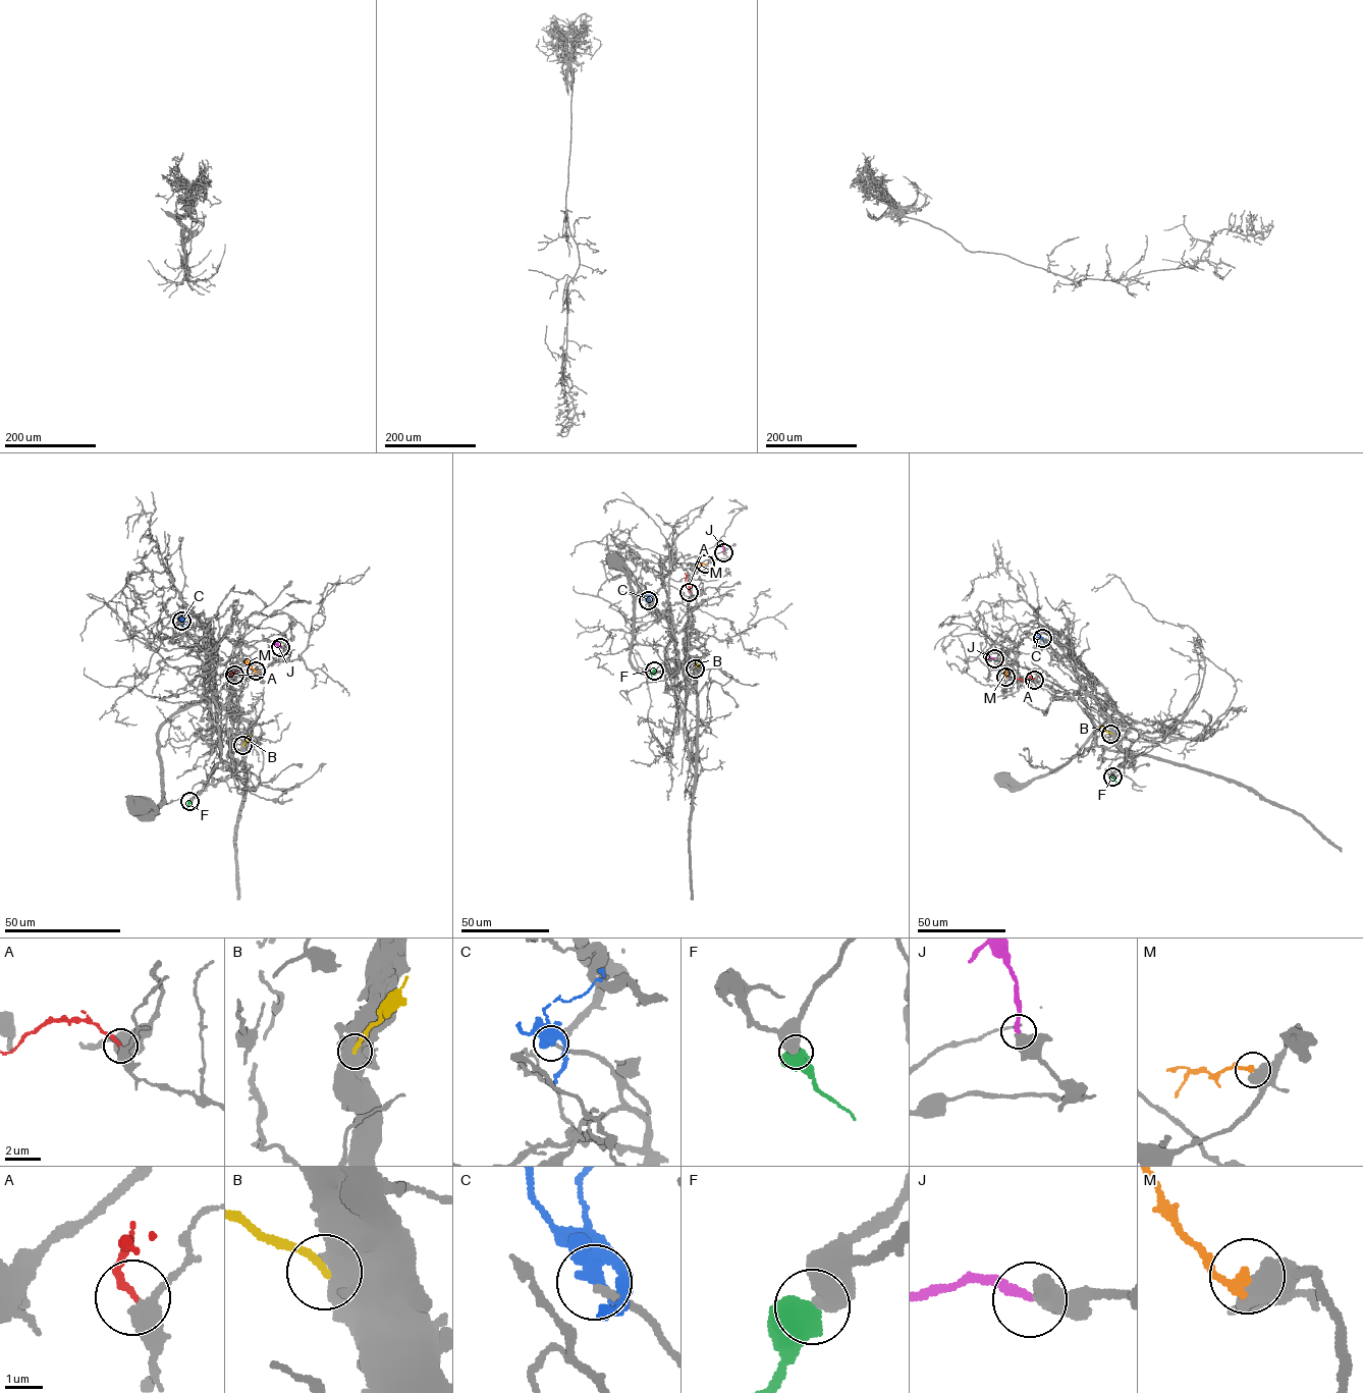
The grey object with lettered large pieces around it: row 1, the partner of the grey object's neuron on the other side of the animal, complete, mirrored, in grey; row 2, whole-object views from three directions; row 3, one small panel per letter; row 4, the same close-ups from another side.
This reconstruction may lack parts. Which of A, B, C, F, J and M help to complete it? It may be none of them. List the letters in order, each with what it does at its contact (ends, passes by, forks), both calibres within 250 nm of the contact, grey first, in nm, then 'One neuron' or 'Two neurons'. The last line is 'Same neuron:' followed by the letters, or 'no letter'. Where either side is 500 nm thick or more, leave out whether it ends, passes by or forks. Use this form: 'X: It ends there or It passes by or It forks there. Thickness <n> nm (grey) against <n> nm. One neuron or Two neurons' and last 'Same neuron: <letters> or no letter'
A: It ends there. Thickness 380 nm (grey) against 180 nm. One neuron
B: Thickness 600 nm (grey) against 220 nm. Two neurons
C: It passes by. Thickness 200 nm (grey) against 400 nm. Two neurons
F: Thickness 600 nm (grey) against 700 nm. One neuron
J: Thickness 550 nm (grey) against 240 nm. One neuron
M: Thickness 700 nm (grey) against 300 nm. Two neurons
Same neuron: A, F, J

